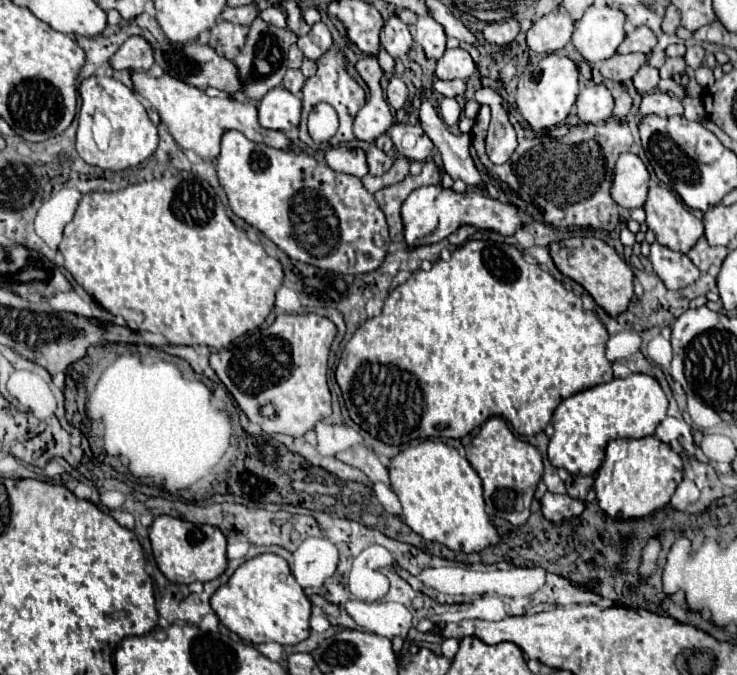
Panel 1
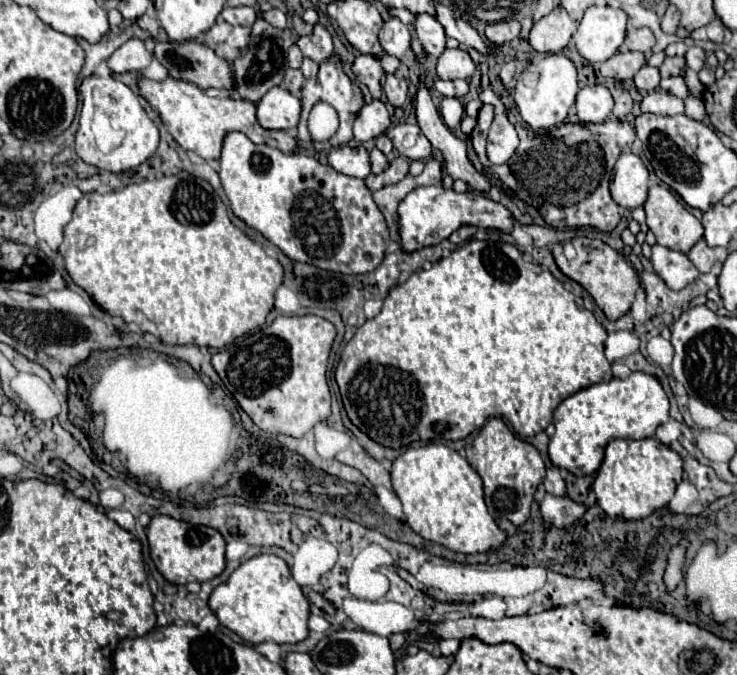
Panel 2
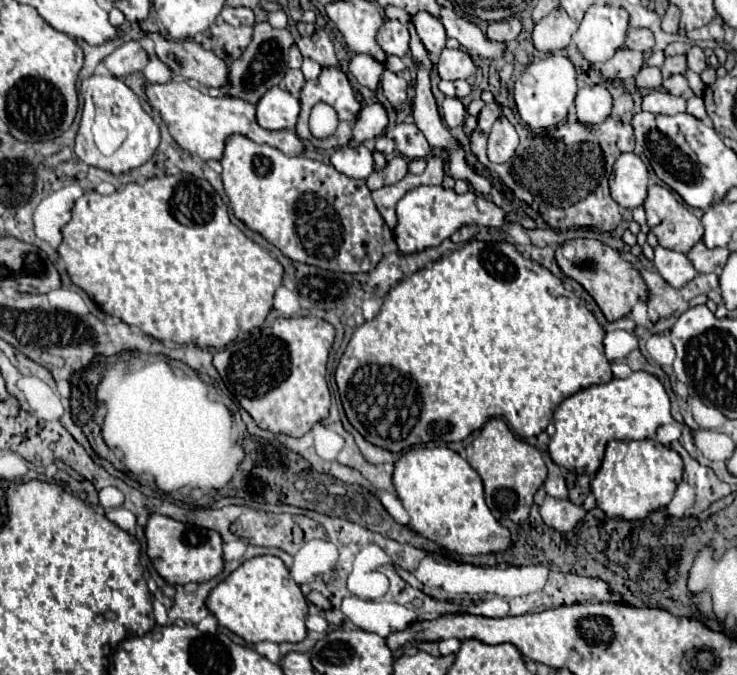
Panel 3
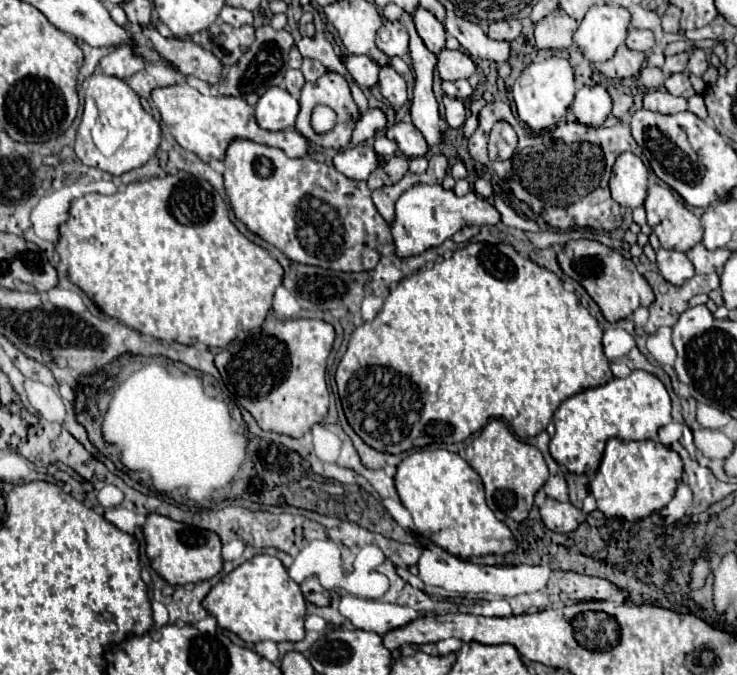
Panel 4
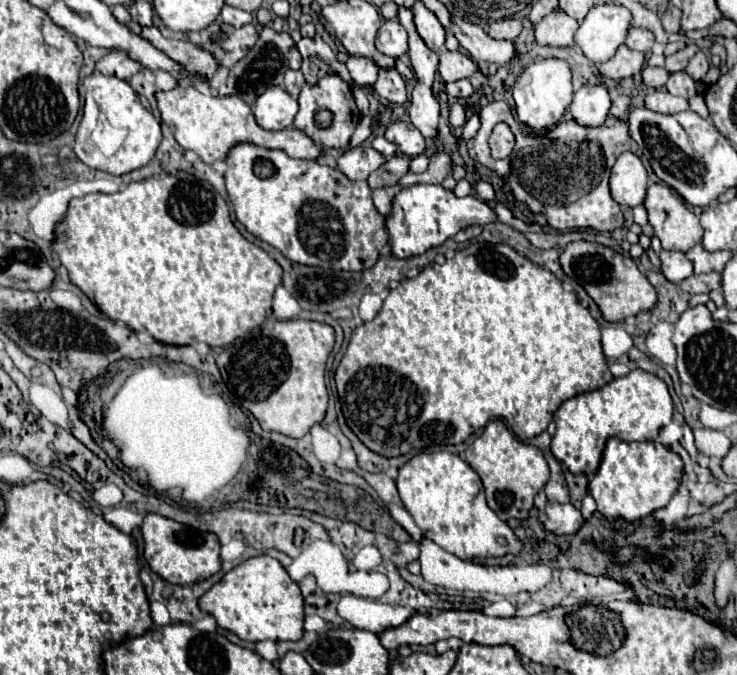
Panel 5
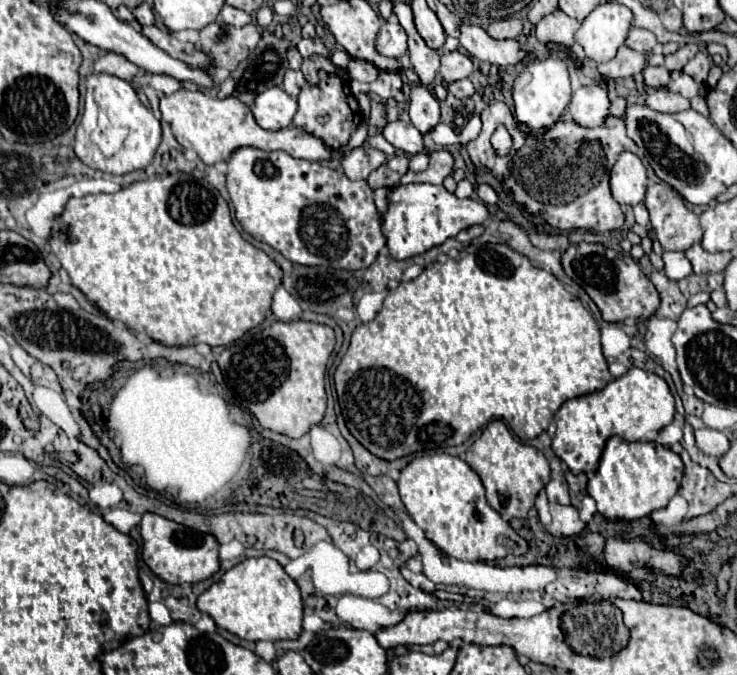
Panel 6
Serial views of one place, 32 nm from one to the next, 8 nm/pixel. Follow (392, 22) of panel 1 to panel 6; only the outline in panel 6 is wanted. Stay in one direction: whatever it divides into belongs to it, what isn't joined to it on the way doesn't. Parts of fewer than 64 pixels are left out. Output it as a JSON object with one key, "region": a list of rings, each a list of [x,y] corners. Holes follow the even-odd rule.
{"region":[[[386,20],[376,38],[376,50],[388,58],[400,58],[406,54],[406,32],[398,20]]]}

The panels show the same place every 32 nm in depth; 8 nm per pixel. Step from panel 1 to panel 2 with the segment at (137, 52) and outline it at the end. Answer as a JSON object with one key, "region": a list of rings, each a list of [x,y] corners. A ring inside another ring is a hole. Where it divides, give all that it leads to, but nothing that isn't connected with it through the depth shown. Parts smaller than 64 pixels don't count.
{"region":[[[130,38],[122,44],[110,58],[108,68],[112,72],[142,72],[152,62],[152,52],[144,46],[140,38]]]}

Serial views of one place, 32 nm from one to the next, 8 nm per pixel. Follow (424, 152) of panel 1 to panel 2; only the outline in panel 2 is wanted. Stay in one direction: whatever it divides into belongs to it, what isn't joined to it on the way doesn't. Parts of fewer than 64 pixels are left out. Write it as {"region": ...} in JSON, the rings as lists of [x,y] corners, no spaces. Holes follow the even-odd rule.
{"region":[[[398,124],[388,130],[388,136],[392,138],[394,148],[410,160],[426,160],[432,154],[430,140],[416,124]]]}

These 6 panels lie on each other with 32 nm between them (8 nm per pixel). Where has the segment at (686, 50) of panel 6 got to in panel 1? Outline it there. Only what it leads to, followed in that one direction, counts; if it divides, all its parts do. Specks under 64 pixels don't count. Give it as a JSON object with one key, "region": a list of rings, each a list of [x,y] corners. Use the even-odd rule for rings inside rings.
{"region":[[[666,58],[666,62],[660,68],[662,78],[672,78],[674,74],[682,74],[686,68],[686,62],[682,58]]]}

